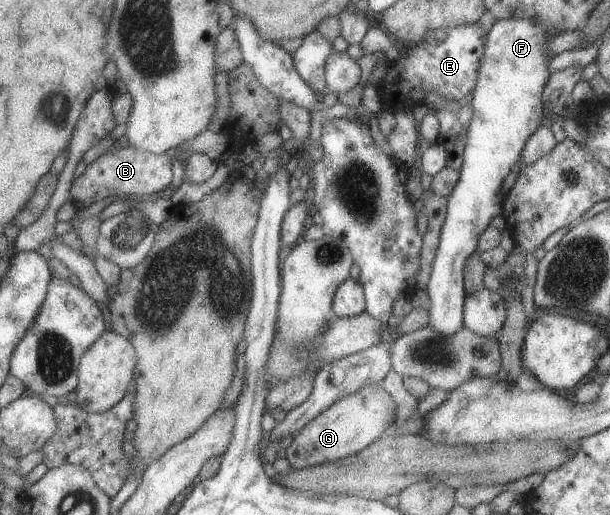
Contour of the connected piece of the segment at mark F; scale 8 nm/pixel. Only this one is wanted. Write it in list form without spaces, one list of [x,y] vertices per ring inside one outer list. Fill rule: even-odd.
[[[520,17],[495,21],[484,39],[484,53],[480,59],[476,86],[472,91],[472,118],[467,130],[466,146],[463,149],[463,163],[459,170],[458,182],[447,198],[444,224],[439,235],[439,243],[431,266],[431,273],[426,281],[426,293],[429,298],[428,327],[440,335],[452,337],[458,329],[463,328],[463,272],[466,259],[478,251],[478,237],[489,227],[488,223],[502,214],[498,191],[510,167],[521,158],[522,149],[532,133],[541,127],[543,114],[541,94],[549,77],[548,61],[551,55],[546,53],[546,43],[558,36],[556,29],[546,29],[538,21]]]

